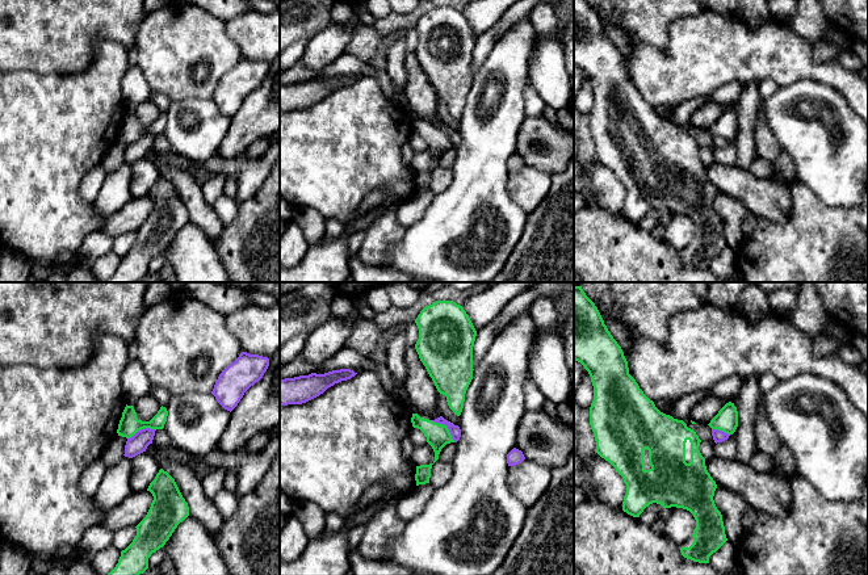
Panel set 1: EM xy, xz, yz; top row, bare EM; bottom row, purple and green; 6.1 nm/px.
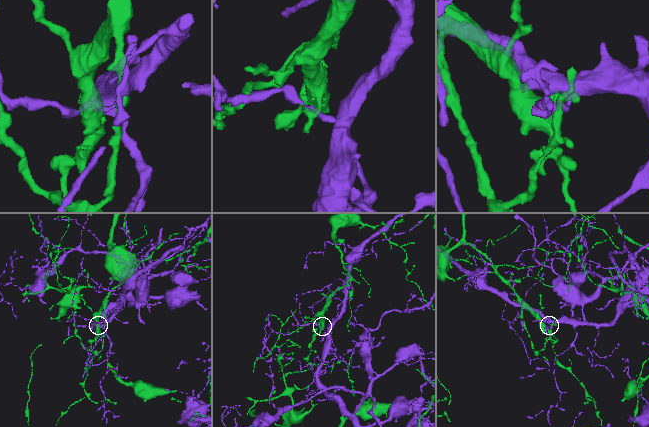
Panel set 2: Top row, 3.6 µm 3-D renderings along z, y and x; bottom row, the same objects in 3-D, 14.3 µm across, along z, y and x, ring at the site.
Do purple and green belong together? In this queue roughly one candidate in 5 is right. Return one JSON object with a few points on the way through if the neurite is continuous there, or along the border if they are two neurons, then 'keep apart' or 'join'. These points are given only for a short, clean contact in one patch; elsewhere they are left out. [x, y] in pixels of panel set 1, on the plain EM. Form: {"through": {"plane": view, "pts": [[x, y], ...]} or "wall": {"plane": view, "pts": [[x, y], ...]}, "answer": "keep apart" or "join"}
{"answer": "keep apart"}

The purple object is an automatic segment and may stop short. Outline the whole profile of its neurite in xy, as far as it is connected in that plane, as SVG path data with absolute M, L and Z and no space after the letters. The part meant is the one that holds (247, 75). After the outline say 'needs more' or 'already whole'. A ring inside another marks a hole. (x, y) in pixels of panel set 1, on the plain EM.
M242 58L218 83L211 100L227 117L232 117L244 98L259 88L269 72L269 64Z; already whole

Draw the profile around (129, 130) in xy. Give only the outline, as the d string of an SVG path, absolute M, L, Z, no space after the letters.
M133 112L125 113L122 118L122 123L118 130L117 139L118 142L130 144L133 143L138 137L150 134L150 135L163 135L164 130L167 127L168 117L165 113L160 113L158 119L150 126L150 127L142 127L137 125L137 118Z

